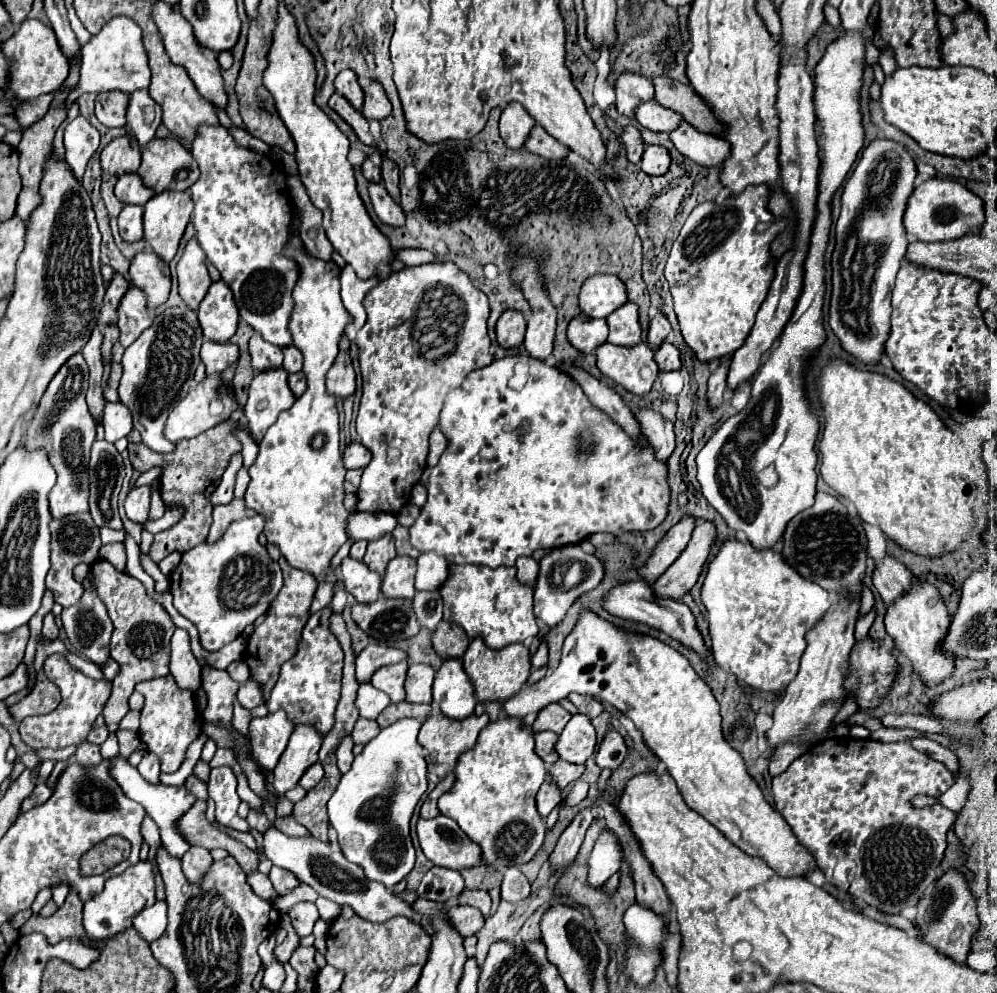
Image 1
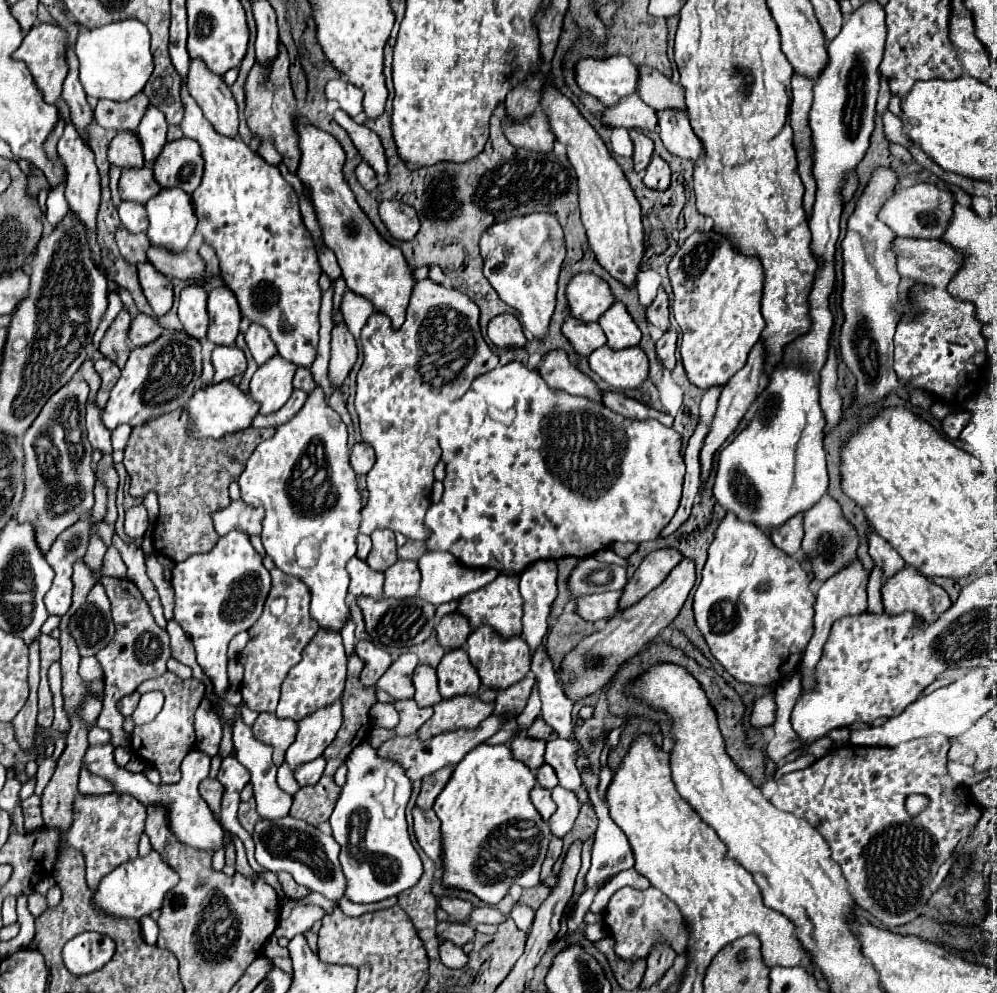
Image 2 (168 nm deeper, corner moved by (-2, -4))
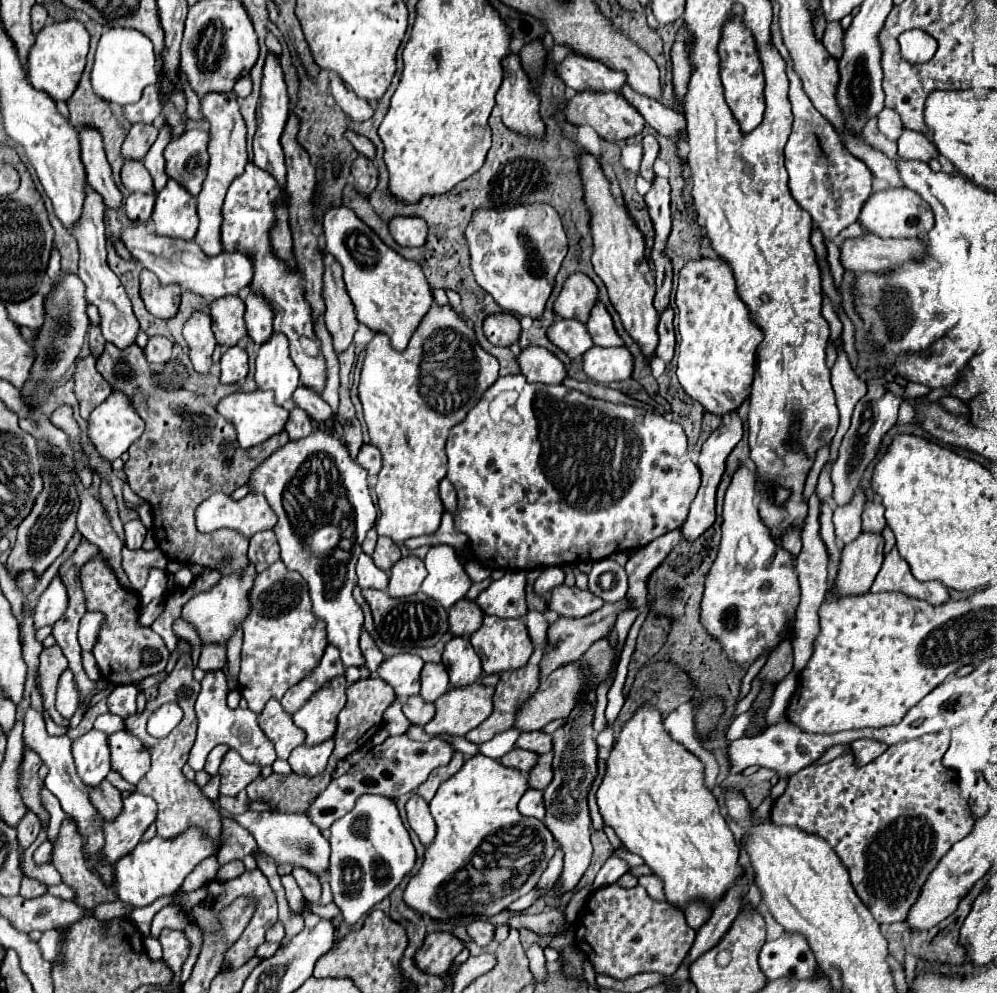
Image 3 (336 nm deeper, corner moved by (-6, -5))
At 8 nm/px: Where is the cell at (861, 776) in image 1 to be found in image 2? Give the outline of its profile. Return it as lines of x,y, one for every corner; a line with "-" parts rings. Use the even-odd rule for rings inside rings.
937,734
937,736
925,736
925,738
915,738
915,740
909,740
909,742
905,742
905,744
899,744
897,748
859,748
859,746
849,744
849,746
839,748
839,750
833,752
833,754
825,754
823,758
815,760
811,766
807,766
807,768
803,768
803,770
785,774
785,776
777,782
777,792
771,796
771,804
773,804
775,808
779,808
779,810
783,810
783,812
791,812
791,814
795,814
795,816
807,820
813,828
819,830
819,834
827,840
827,844
829,844
829,848
831,848
833,860
841,866
841,872
843,872
843,876
847,878
849,892
851,892
851,896
855,898
855,902
857,902
861,908
865,908
867,912
871,912
871,914
873,914
883,926
887,926
887,928
891,928
891,926
903,926
903,924
911,922
913,918
921,916
923,908
927,906
927,902
929,902
929,898
931,898
931,882
933,882
933,878
935,878
939,866
941,866
947,858
951,858
955,846
971,834
973,826
975,826
977,820
981,818
981,810
977,810
977,806
973,804
973,800
967,798
965,790
963,790
961,786
957,786
957,784
953,782
953,778
949,776
949,772
947,772
947,750
949,750
949,738
947,738
947,736
941,736
941,734
-
909,794
923,794
923,796
929,798
927,808
925,808
923,812
919,812
917,816
909,816
909,812
905,810
905,798
907,798

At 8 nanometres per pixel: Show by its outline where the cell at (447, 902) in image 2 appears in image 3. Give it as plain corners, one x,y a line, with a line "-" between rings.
475,919
467,925
467,933
471,935
471,939
477,945
487,945
493,939
493,929
495,927
489,921
483,921
483,919

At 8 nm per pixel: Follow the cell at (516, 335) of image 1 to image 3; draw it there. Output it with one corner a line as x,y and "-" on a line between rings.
499,313
499,315
489,315
485,319
485,337
499,347
509,347
519,341
521,335
521,325
519,319
511,313

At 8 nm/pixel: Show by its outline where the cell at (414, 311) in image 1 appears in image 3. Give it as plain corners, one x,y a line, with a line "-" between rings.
433,301
427,317
423,317
423,323
419,323
419,329
415,329
407,349
403,353
395,351
389,343
389,337
385,333
375,333
371,343
367,345
367,355
365,355
365,361
363,361
363,369
361,369
361,379
359,379
359,401
363,405
363,417
365,417
365,423
367,423
367,429
369,429
369,437
371,437
371,443
375,447
379,447
381,455
383,455
383,467
377,475
377,483
375,483
375,493
377,493
377,505
379,505
379,521
375,525
377,529
377,535
387,535
391,537
395,543
403,543
405,539
409,537
421,537
421,535
433,535
437,533
439,529
439,523
441,523
441,515
443,515
443,503
439,499
439,481
445,477
447,473
447,455
445,455
445,439
447,439
447,433
453,425
457,425
459,421
463,421
463,417
467,415
467,411
481,399
483,391
495,383
495,379
499,377
499,361
489,355
479,343
477,343
477,337
475,337
475,329
473,325
461,315
457,313
451,305
439,305

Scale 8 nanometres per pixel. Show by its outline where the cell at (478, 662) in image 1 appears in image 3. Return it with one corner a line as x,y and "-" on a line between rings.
485,617
483,625
471,635
471,645
483,663
485,675
499,675
503,671
521,669
523,665
527,665
533,653
533,643
527,633
527,627
523,621
517,621
517,619

